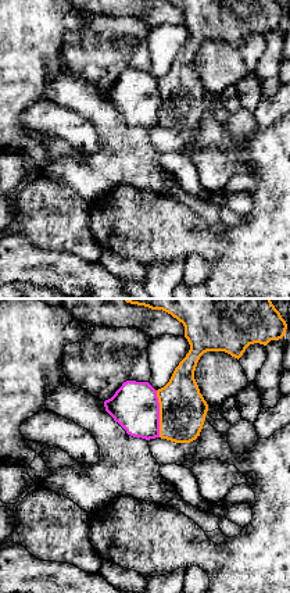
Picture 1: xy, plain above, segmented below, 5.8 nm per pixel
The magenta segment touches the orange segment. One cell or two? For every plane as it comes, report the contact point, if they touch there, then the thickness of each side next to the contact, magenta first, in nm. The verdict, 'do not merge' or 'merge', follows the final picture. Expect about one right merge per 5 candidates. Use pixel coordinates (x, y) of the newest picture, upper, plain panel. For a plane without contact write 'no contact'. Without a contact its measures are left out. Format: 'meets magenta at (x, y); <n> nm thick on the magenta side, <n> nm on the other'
meets magenta at (158, 103); 280 nm thick on the magenta side, 280 nm on the other

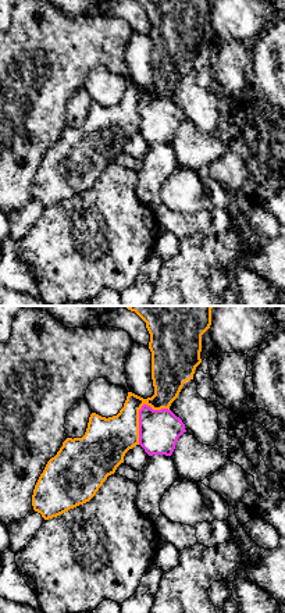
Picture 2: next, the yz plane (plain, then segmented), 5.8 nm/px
meets magenta at (139, 102); 240 nm thick on the magenta side, 260 nm on the other

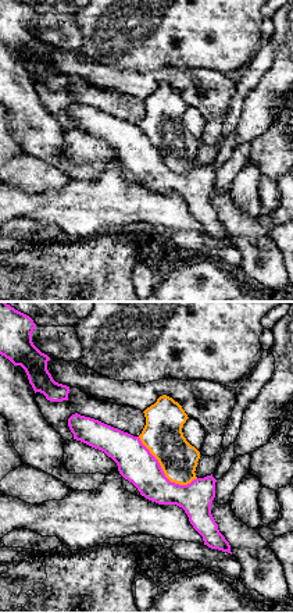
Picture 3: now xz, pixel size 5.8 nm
meets magenta at (163, 160); 220 nm thick on the magenta side, 220 nm on the other

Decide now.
do not merge

